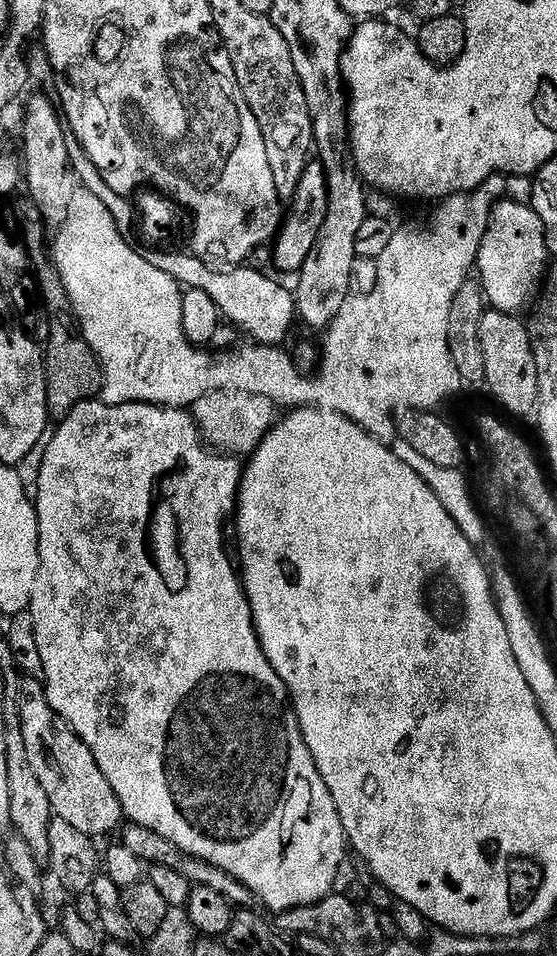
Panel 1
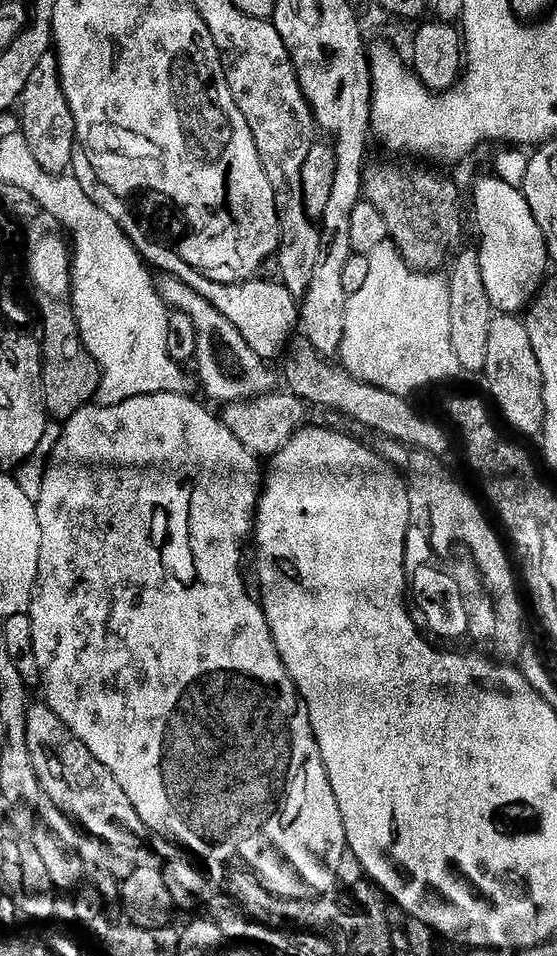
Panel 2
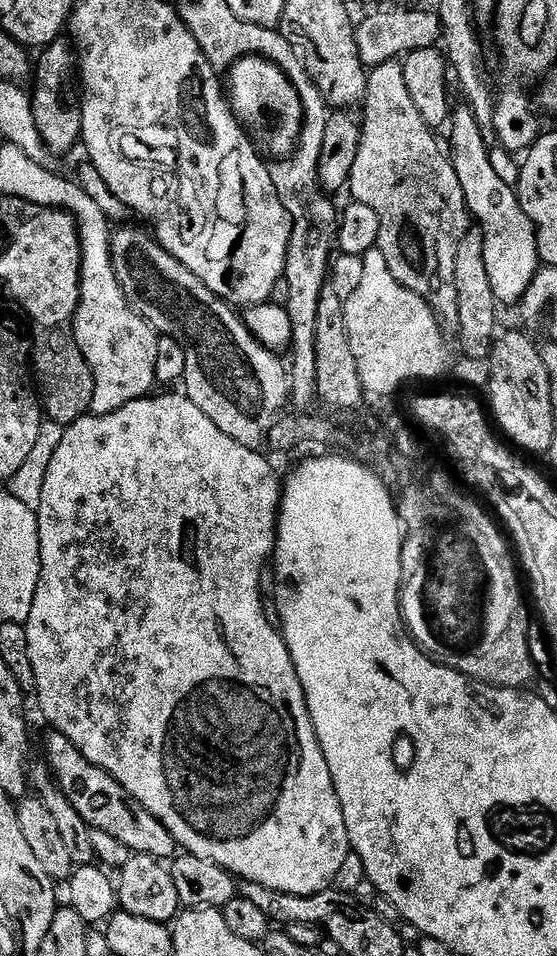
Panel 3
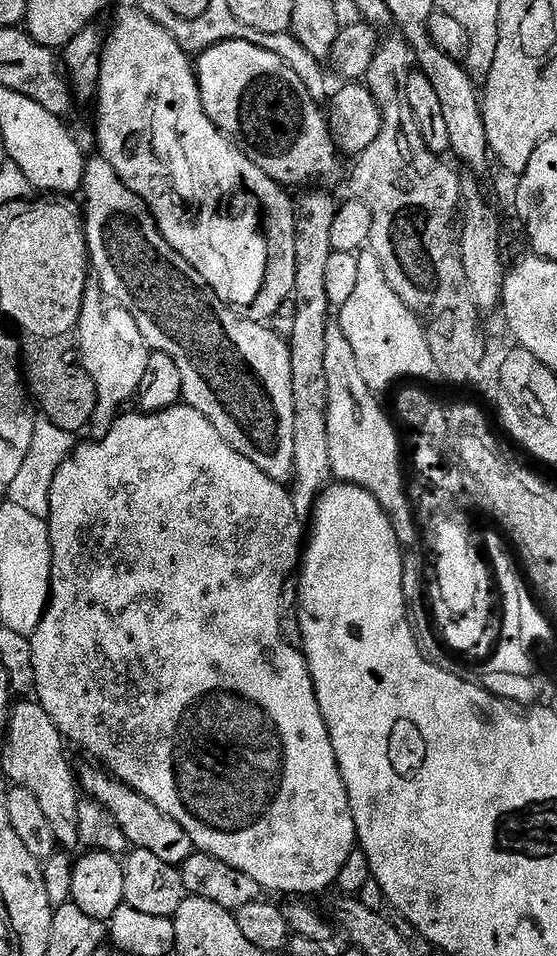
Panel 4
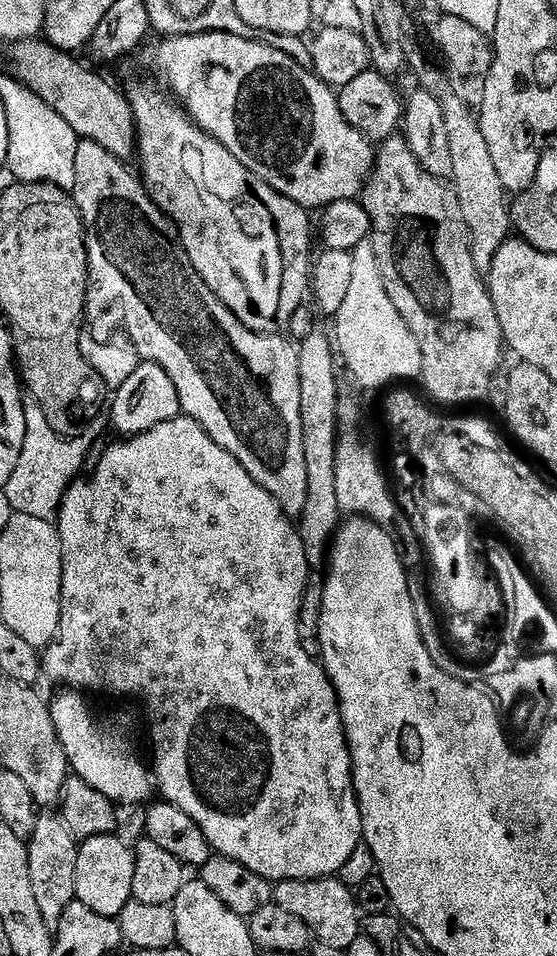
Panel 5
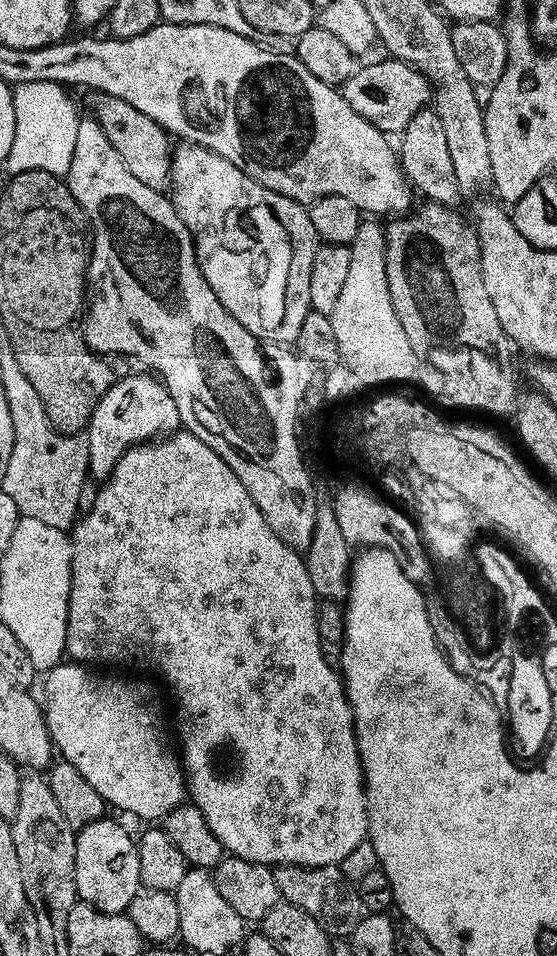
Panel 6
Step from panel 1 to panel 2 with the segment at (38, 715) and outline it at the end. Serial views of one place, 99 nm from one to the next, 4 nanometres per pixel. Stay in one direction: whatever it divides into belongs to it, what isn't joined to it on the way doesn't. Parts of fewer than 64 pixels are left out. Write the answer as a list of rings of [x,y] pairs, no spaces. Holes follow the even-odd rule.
[[[33,703],[26,714],[26,742],[40,791],[46,800],[48,796],[47,803],[63,812],[73,825],[81,824],[91,839],[100,840],[106,845],[139,849],[146,829],[142,818],[138,818],[138,810],[130,806],[130,798],[126,798],[114,774],[110,774],[110,770],[106,770],[106,766],[102,766],[102,762],[98,762],[90,750],[86,750],[84,743],[47,703],[39,703]]]

